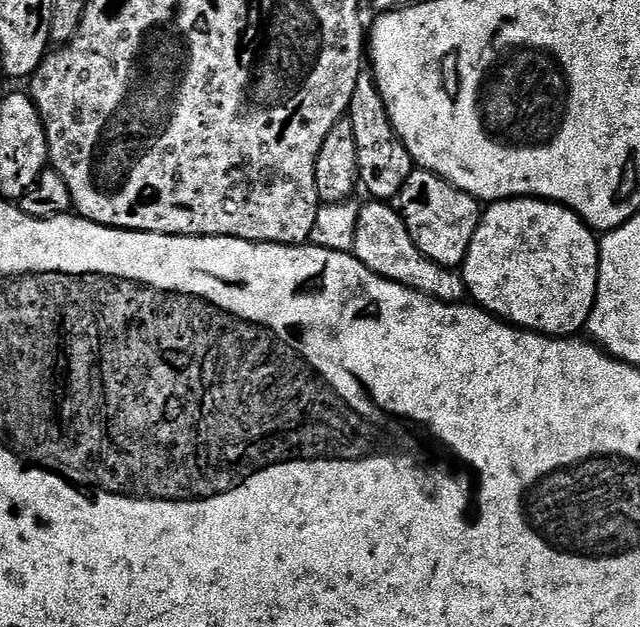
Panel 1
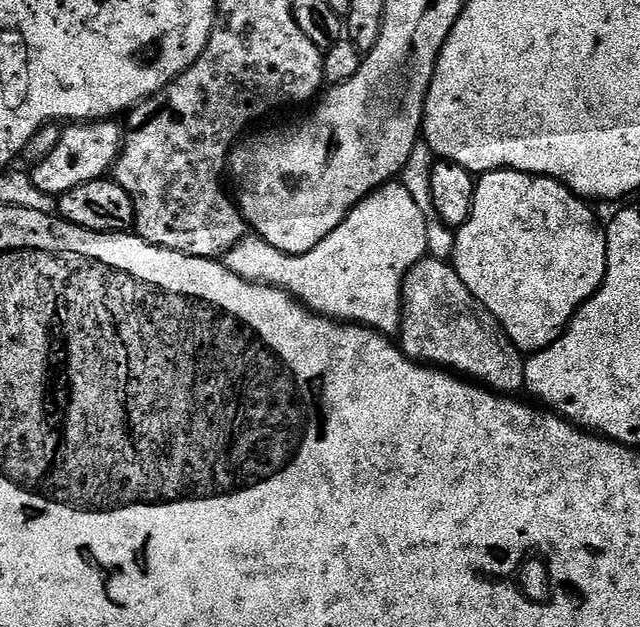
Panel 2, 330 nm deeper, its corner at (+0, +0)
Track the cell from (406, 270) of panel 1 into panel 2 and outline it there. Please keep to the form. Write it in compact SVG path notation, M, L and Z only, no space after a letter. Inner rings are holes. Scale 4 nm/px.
M419 260L406 274L400 306L398 346L417 364L443 368L501 394L525 391L525 353L510 342L498 321L466 290L448 260Z

